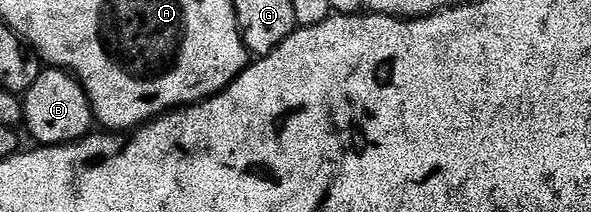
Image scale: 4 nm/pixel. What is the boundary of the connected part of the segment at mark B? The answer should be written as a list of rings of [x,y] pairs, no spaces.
[[[59,68],[41,69],[38,80],[23,95],[24,120],[32,133],[33,143],[40,146],[65,146],[67,142],[79,142],[94,130],[92,105],[86,96],[83,85],[74,75]]]

